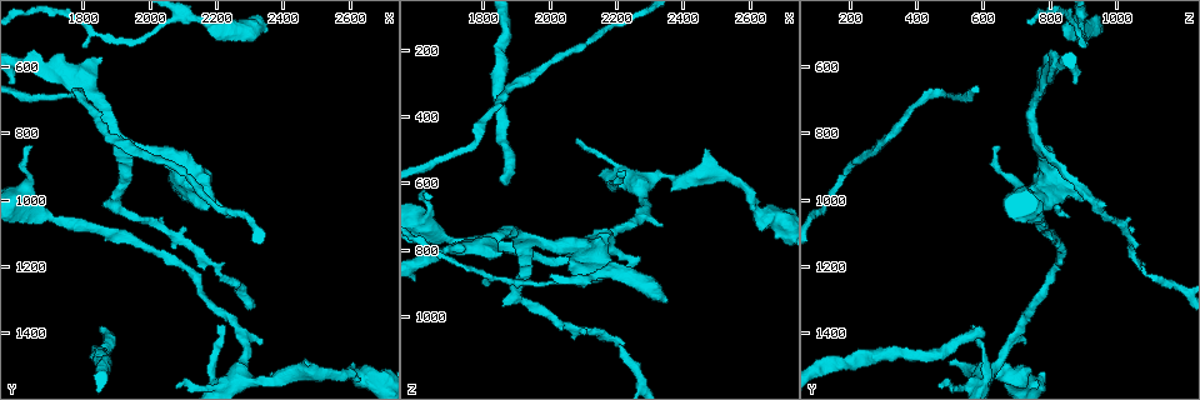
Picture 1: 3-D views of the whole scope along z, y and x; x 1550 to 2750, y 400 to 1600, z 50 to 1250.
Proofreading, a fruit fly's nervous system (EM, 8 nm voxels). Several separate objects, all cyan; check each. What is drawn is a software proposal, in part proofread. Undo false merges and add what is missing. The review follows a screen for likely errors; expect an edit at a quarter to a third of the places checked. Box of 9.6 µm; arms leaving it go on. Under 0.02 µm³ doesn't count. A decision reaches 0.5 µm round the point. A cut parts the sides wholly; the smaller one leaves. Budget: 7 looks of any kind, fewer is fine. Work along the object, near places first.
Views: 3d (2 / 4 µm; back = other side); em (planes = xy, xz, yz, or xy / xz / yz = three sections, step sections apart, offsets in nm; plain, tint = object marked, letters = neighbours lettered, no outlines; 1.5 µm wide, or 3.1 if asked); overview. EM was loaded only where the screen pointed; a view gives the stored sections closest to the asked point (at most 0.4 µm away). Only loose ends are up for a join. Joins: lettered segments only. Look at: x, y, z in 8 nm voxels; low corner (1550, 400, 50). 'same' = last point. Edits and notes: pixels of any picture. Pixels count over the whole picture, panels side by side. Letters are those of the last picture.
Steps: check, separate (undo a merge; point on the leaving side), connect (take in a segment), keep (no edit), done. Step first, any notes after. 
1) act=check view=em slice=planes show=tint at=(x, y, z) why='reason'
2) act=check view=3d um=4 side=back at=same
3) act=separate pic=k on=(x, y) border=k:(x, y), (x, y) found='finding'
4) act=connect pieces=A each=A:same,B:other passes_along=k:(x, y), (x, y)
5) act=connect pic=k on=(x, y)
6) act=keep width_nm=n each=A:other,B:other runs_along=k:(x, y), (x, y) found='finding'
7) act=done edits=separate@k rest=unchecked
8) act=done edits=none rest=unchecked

act=check view=em slice=xy step=8 show=tint at=(1630, 840, 640) why='an open end'

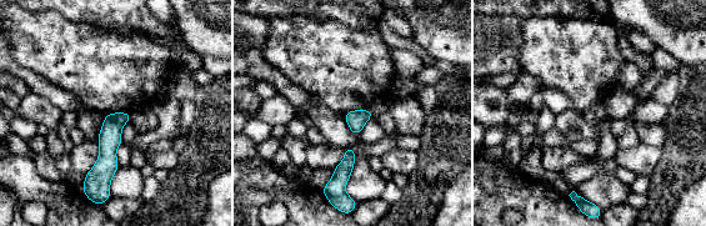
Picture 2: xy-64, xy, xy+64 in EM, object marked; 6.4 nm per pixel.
act=check view=em slice=xz step=4 show=letters at=same

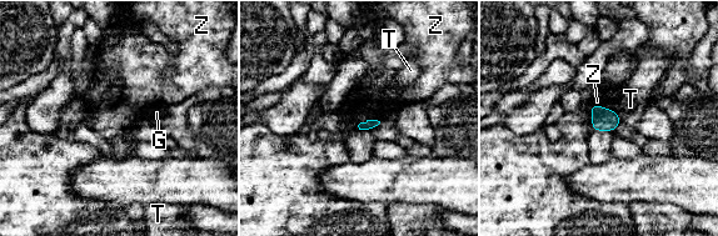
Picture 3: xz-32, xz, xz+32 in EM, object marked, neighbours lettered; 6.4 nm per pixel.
act=keep longest_contact=Z:160nm each=G:other,T:other,Z:other found='no lettered segment goes on from it'

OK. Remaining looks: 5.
act=check view=em slice=xy step=8 show=tint at=(1870, 1410, 600) why='long arm stops here'

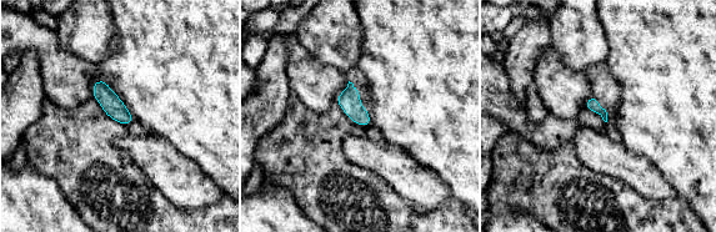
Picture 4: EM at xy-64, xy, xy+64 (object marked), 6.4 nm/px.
act=check view=em slice=xy step=8 show=letters at=same

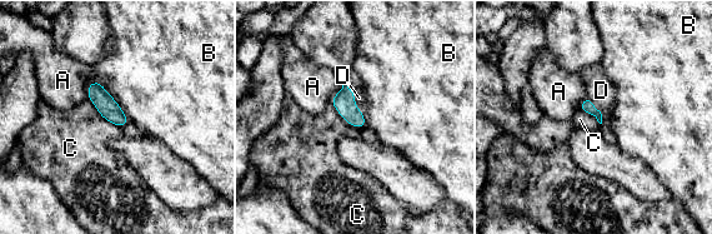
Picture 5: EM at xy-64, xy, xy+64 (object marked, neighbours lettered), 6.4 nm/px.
act=connect pieces=D each=A:other,B:other,C:other,D:same passes_along=5:(586, 105), (597, 109), (601, 90) found='it goes on there'

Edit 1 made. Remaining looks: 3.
act=check view=3d um=2 at=(2360, 490, 950) why='an open end'

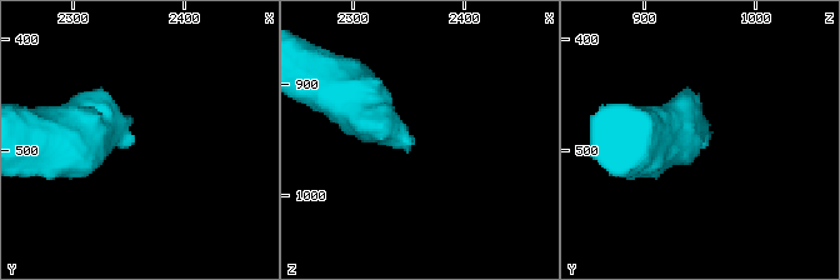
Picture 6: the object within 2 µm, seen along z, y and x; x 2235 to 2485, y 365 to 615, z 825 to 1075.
act=check view=em slice=xz step=4 show=tint at=(2358, 486, 952)

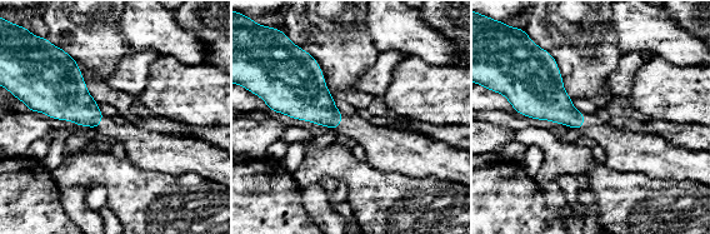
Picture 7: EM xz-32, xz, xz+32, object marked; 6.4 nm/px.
act=check view=em slice=planes show=letters at=same

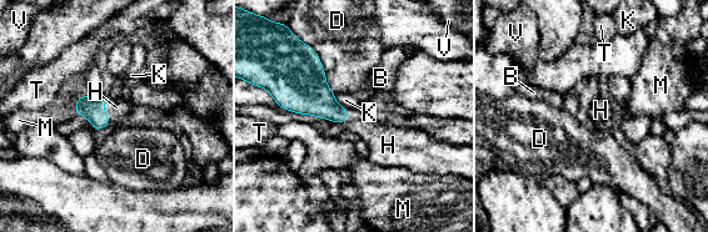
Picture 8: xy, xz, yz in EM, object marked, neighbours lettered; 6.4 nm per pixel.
act=connect pieces=H each=B:other,D:other,H:same,K:other,M:other,T:other,V:other passes_along=8:(91, 107), (104, 110), (116, 107) found='the neuron continues'

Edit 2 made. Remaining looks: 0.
act=done edits=connect@5,connect@8 rest=unchecked

